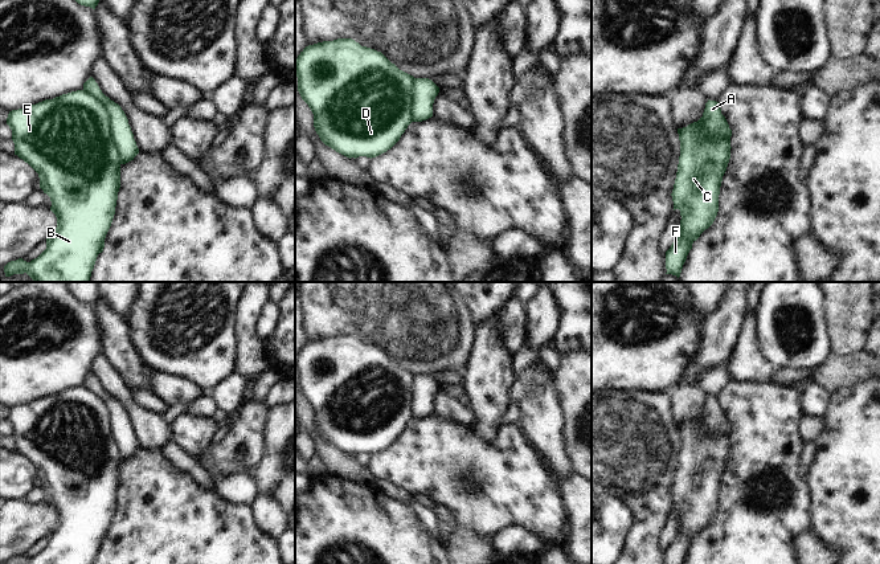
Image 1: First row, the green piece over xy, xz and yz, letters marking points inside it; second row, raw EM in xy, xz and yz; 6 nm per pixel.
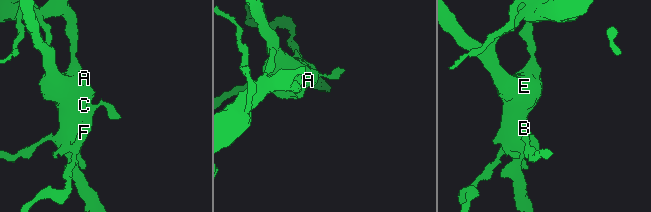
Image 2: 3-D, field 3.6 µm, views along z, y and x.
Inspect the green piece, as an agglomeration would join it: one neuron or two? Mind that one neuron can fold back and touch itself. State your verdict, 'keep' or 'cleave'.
cleave

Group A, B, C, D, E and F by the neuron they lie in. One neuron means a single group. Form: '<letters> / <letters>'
A F / B C D E

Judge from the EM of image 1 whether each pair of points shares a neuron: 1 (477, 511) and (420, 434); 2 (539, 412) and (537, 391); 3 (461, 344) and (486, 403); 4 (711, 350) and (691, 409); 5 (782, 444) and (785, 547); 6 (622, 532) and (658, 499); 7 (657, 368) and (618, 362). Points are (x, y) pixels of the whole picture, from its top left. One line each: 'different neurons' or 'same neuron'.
1: same neuron
2: same neuron
3: different neurons
4: different neurons
5: same neuron
6: different neurons
7: same neuron

